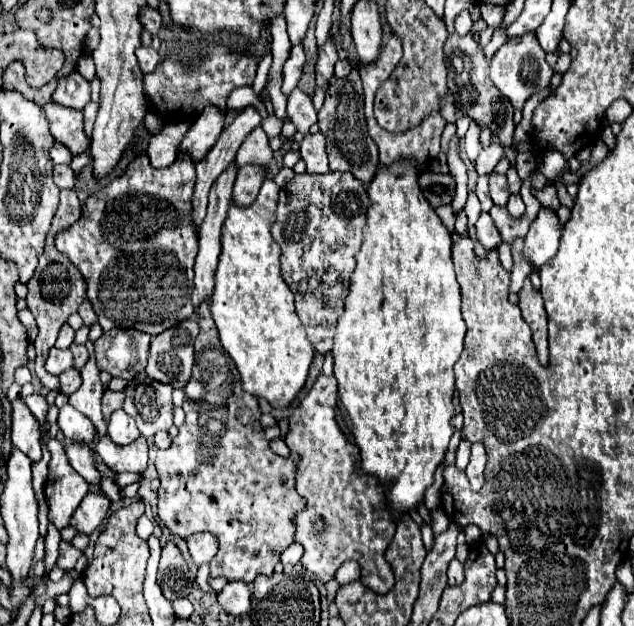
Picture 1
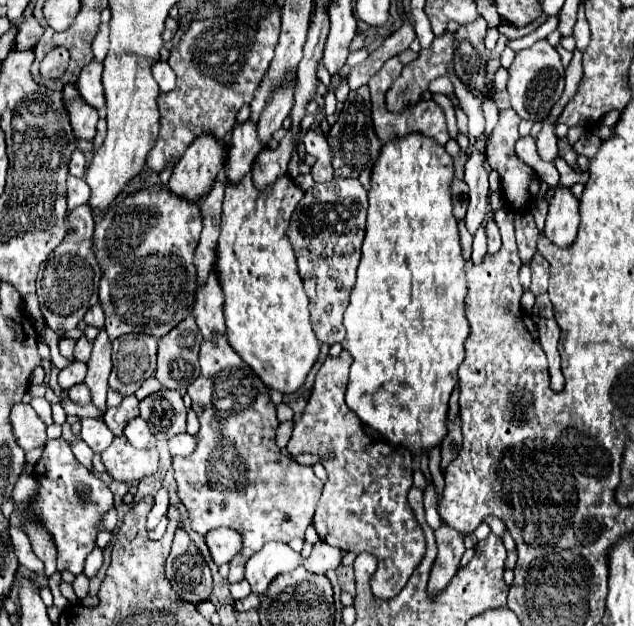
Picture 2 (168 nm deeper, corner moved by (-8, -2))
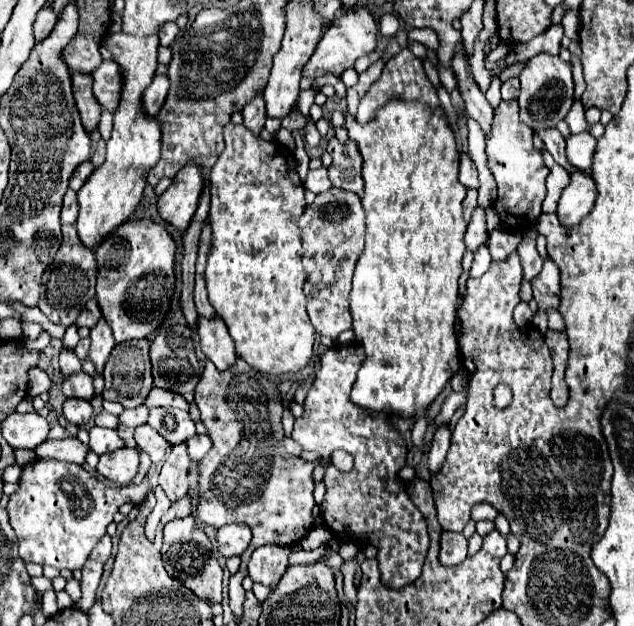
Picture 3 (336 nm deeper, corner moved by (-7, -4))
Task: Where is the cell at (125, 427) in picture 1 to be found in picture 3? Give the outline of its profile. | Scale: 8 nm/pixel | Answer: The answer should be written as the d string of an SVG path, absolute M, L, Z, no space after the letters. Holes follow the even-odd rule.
M139 425L139 427L135 429L135 435L133 435L133 437L135 437L137 447L139 447L141 451L145 451L145 453L151 457L153 463L163 461L169 443L167 443L157 431L153 431L149 425Z

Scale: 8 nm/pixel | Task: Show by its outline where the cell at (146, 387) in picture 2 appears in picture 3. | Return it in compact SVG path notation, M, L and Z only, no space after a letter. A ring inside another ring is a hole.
M153 387L145 399L145 405L151 409L151 407L179 407L179 409L189 409L189 405L185 403L185 399L175 393L171 395L167 389L159 389L159 387Z

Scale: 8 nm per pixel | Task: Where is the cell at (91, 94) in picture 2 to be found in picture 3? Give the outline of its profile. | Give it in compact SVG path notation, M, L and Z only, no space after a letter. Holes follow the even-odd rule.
M103 61L93 73L93 95L99 101L99 105L107 111L115 111L119 103L121 93L121 73L119 65L111 61Z

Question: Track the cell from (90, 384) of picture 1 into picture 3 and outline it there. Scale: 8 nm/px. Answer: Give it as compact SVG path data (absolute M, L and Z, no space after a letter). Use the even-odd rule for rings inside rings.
M99 319L99 323L91 329L91 349L89 349L89 359L93 361L97 373L103 373L105 361L113 347L115 347L115 339L111 335L111 329L105 323L105 319Z

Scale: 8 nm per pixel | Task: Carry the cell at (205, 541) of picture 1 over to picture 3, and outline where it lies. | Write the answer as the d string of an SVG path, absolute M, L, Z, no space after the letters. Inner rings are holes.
M231 523L217 531L217 545L225 559L241 555L249 547L249 541L251 541L251 529L247 525Z

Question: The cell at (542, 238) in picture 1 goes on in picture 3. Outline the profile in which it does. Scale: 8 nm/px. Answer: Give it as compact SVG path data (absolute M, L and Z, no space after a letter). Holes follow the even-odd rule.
M585 173L571 175L571 183L563 189L557 203L557 217L565 229L581 223L581 219L591 211L595 203L595 183Z

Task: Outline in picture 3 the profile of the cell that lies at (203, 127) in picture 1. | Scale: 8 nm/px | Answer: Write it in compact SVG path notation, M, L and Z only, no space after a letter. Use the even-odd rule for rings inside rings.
M187 163L175 177L169 189L159 197L159 215L175 229L183 231L189 227L191 217L197 211L205 179L197 163Z

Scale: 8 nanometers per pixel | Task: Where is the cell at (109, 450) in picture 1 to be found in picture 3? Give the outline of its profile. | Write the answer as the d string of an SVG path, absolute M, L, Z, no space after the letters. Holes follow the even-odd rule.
M121 447L113 453L101 455L97 471L99 471L99 475L103 475L105 479L109 479L117 485L129 485L139 471L139 463L141 463L139 457L141 457L141 453L137 449Z

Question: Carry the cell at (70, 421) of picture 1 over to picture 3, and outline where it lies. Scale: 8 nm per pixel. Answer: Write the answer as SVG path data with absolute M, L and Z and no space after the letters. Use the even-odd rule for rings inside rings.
M91 427L89 429L89 449L97 455L103 455L103 453L111 453L119 447L123 447L123 441L121 437L117 435L115 429L103 429L103 427Z

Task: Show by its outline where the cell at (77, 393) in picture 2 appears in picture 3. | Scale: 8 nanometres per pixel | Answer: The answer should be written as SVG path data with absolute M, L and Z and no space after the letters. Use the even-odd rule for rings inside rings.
M65 399L63 415L69 423L83 425L93 417L93 407L91 407L91 403L87 403L83 399Z

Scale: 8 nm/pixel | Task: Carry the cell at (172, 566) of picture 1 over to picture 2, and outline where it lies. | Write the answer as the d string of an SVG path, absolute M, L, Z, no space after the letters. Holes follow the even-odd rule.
M178 527L176 535L174 535L174 543L172 543L172 551L166 559L166 577L172 581L174 591L188 603L202 603L212 595L212 573L208 563L204 561L204 557L200 555L198 547L192 543L192 539L188 537L188 533Z

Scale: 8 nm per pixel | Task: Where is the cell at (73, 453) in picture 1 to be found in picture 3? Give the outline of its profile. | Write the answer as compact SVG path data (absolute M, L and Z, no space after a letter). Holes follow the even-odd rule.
M69 437L69 439L59 439L59 441L51 441L47 439L45 443L41 443L35 453L39 457L55 457L55 459L63 459L63 461L71 461L77 465L85 463L85 457L89 453L89 447L83 445L79 439Z

